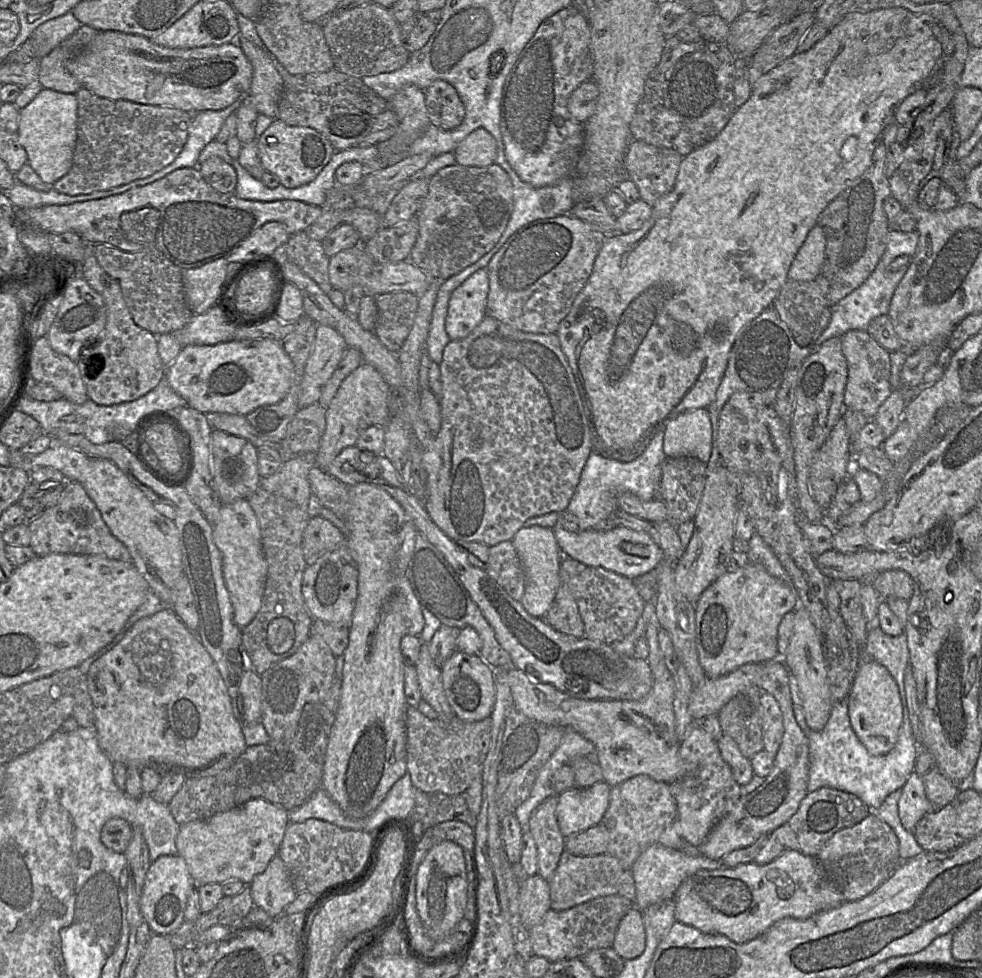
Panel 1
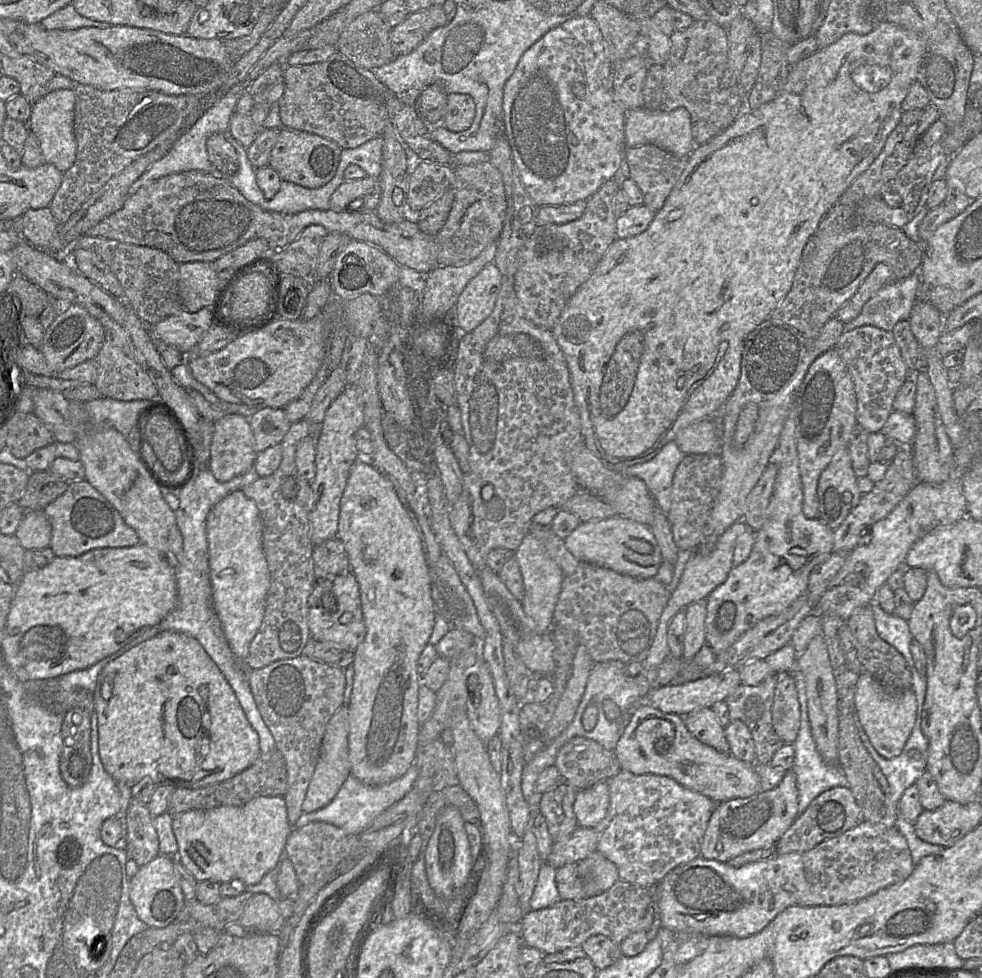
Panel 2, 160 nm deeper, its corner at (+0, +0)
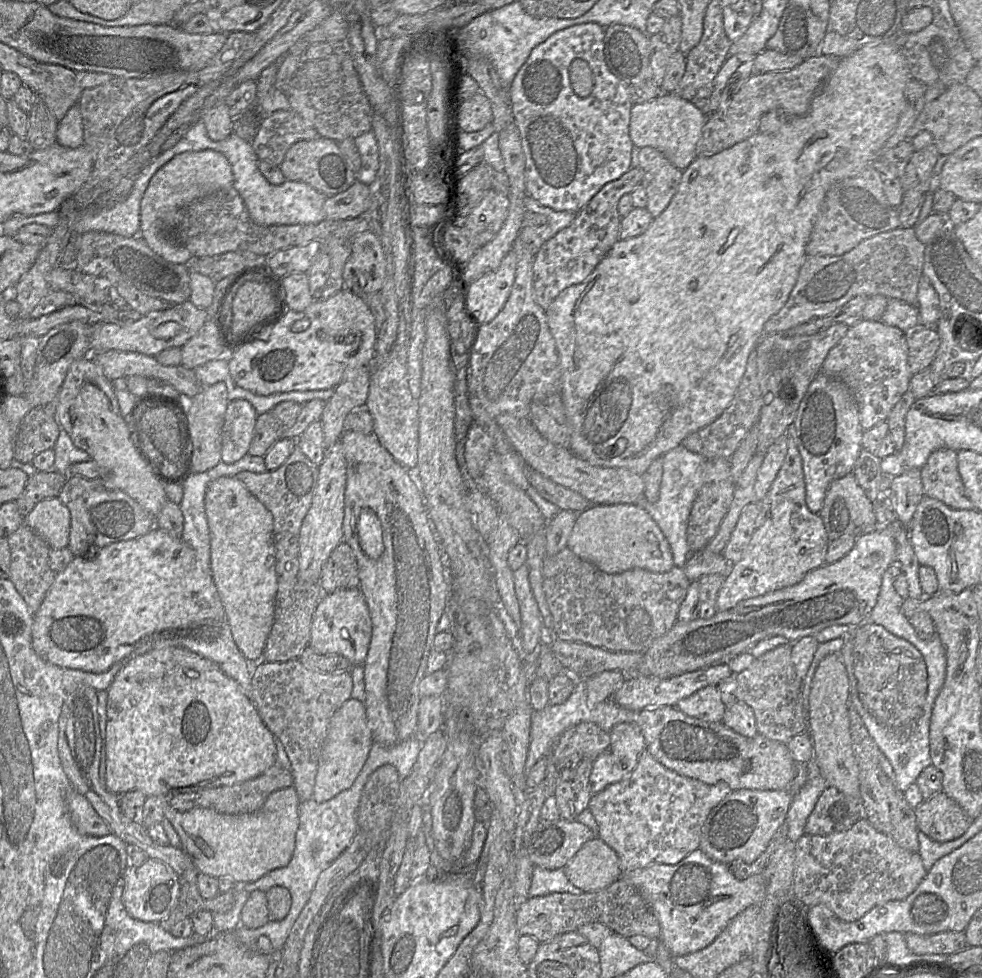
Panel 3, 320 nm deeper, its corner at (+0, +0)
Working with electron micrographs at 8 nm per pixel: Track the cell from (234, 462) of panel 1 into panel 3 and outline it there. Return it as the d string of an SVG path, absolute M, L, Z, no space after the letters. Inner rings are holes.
M246 400L228 402L221 435L221 461L231 464L248 454L257 416Z

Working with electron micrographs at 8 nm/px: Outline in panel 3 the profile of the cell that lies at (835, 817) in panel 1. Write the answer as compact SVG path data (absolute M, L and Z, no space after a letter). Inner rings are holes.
M829 786L822 792L809 815L804 834L827 836L845 832L862 817L861 800L855 800Z

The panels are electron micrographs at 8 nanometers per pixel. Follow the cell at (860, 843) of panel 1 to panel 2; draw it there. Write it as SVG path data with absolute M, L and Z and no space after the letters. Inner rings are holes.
M868 821L801 854L803 891L800 891L797 906L834 906L856 902L880 889L903 882L915 866L907 841L896 827Z

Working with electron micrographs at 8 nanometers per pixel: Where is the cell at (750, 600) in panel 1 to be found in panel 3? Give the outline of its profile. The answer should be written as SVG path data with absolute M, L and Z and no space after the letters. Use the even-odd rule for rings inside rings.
M789 429L787 434L787 453L772 485L765 497L759 502L760 514L758 527L745 549L739 562L731 566L730 574L725 578L716 600L718 612L734 608L739 602L767 594L769 592L793 586L805 575L825 564L829 539L819 514L812 513L805 502L805 480L802 460L796 445L795 430Z

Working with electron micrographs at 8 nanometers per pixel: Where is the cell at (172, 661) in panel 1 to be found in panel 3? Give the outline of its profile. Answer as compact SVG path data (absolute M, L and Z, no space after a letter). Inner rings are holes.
M170 646L151 650L130 659L116 674L107 689L107 713L105 731L106 780L105 786L111 793L121 796L129 791L139 790L147 797L171 797L180 793L197 792L220 786L232 786L263 774L277 762L277 750L274 735L260 717L254 702L240 689L239 685L229 678L213 661L191 650Z

